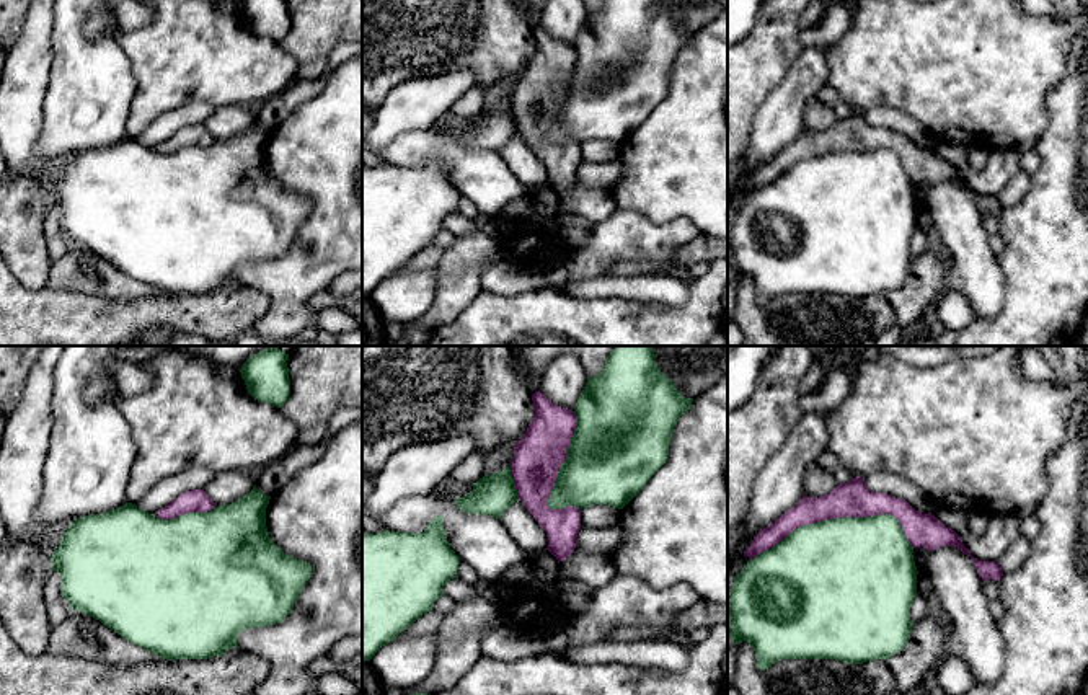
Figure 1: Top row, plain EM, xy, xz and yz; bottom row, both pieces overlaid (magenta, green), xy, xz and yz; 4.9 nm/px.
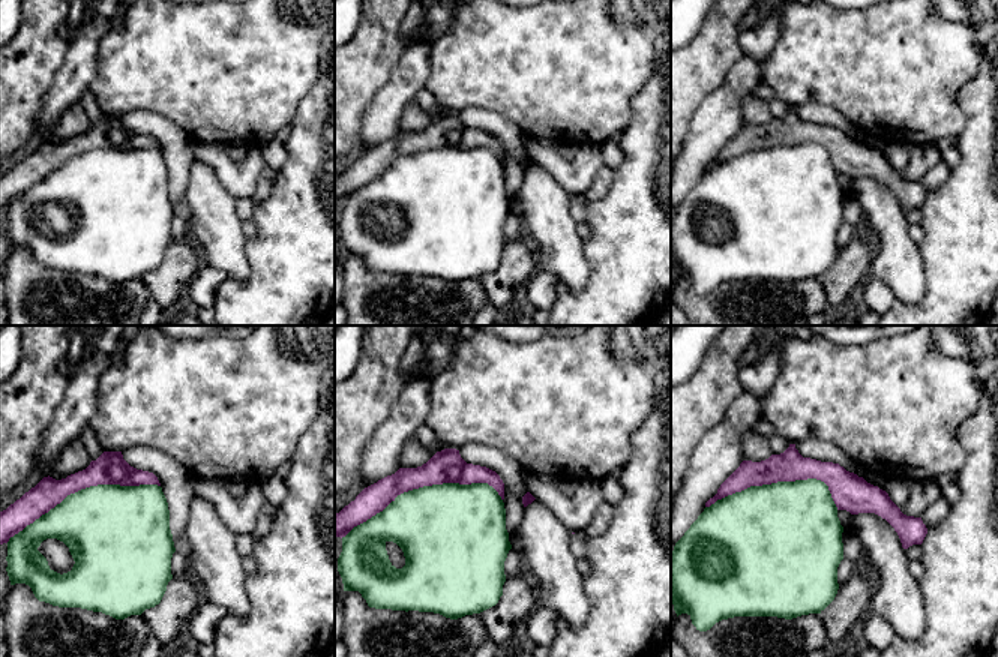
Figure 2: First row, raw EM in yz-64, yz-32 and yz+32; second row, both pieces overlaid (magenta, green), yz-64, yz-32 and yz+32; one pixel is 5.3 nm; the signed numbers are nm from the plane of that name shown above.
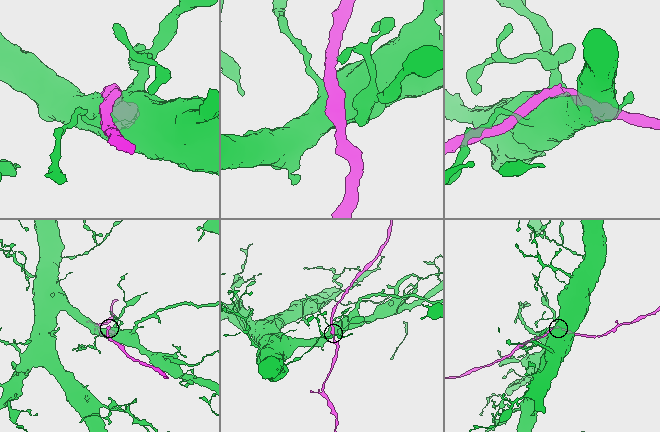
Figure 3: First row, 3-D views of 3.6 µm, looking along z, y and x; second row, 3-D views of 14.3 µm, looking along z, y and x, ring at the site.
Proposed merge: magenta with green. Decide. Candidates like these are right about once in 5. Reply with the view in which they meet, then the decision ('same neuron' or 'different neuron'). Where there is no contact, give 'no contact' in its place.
contact in yz; different neuron

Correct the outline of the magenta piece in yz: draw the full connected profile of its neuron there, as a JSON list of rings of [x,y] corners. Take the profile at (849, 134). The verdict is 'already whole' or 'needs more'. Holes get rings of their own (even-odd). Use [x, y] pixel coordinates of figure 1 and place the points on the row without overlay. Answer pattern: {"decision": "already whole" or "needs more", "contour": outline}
{"decision": "already whole", "contour": [[[861,111],[837,119],[829,129],[819,132],[803,131],[793,144],[781,148],[773,158],[754,171],[744,191],[750,194],[755,193],[762,186],[775,181],[798,162],[807,158],[838,152],[871,152],[879,148],[889,148],[899,155],[912,183],[923,181],[931,186],[946,179],[958,181],[964,189],[972,193],[984,217],[987,214],[1000,215],[1003,210],[1000,197],[974,193],[959,170],[940,157],[931,147],[922,148],[905,134],[869,126]]]}

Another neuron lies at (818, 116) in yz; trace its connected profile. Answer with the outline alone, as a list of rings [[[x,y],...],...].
[[[816,96],[806,104],[803,127],[809,132],[819,132],[829,129],[838,117],[834,108],[822,104]]]

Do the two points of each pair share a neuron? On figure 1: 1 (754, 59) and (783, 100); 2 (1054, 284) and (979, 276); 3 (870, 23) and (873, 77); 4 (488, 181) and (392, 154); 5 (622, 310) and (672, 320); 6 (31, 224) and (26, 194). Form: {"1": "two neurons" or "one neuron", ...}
{"1": "two neurons", "2": "two neurons", "3": "one neuron", "4": "one neuron", "5": "one neuron", "6": "one neuron"}

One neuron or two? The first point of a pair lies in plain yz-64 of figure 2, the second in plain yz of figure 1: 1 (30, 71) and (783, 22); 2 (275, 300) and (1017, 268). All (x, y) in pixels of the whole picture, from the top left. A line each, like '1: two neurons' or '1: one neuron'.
1: one neuron
2: one neuron

